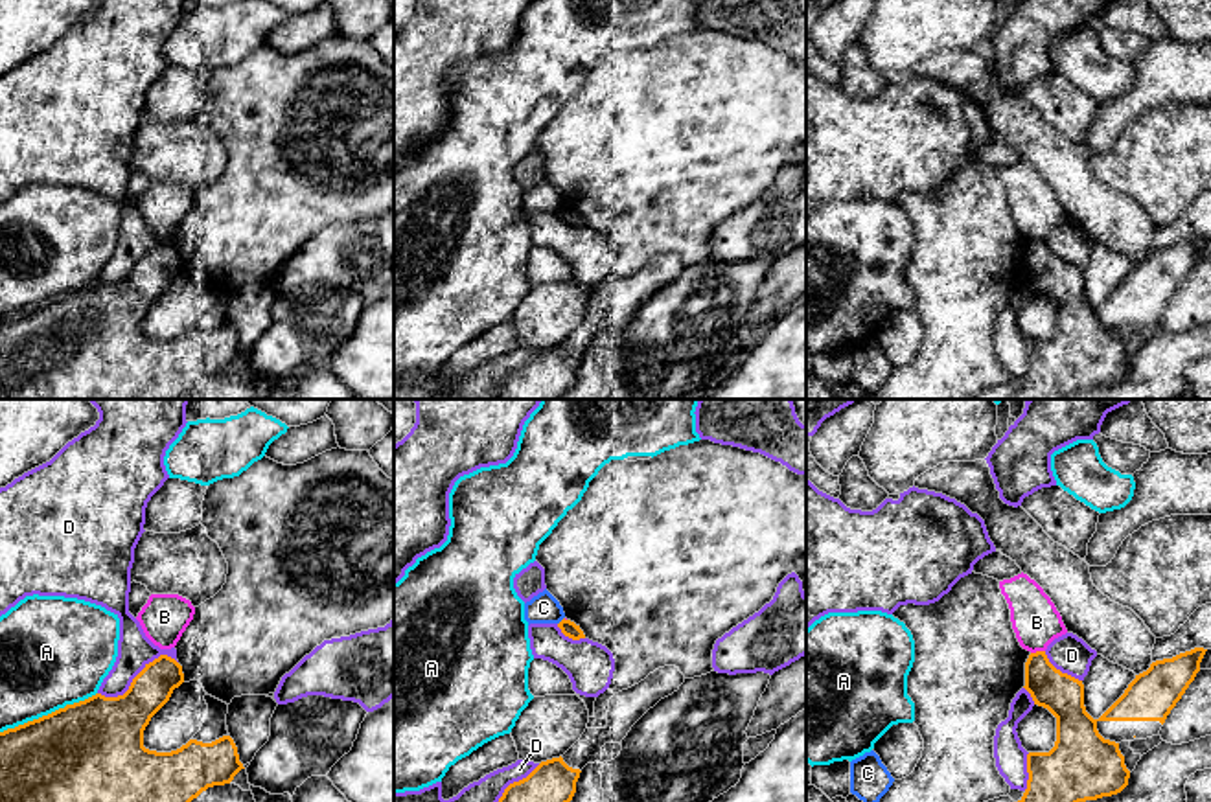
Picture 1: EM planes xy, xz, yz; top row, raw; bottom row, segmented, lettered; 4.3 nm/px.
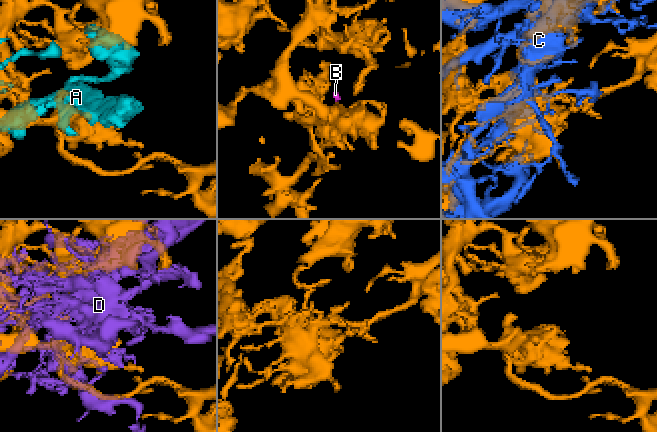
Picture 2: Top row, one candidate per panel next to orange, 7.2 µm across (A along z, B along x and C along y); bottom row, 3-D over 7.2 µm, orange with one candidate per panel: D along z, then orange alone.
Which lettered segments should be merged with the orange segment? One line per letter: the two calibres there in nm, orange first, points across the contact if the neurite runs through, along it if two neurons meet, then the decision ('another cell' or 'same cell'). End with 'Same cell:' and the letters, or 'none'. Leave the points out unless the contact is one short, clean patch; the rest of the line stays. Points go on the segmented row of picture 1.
A: calibres 440 and 440 nm; another cell
B: calibres 180 and 200 nm; border yz (1044, 650), (1031, 653); another cell
C: calibres 70 and 130 nm; another cell
D: calibres 280 and 160 nm; another cell
Same cell: none

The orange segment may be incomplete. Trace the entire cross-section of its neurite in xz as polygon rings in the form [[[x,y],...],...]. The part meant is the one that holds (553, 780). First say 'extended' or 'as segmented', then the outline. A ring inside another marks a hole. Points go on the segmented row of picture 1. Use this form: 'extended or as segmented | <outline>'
as segmented | [[[561,756],[541,762],[526,778],[510,784],[499,802],[571,802],[580,773]]]

